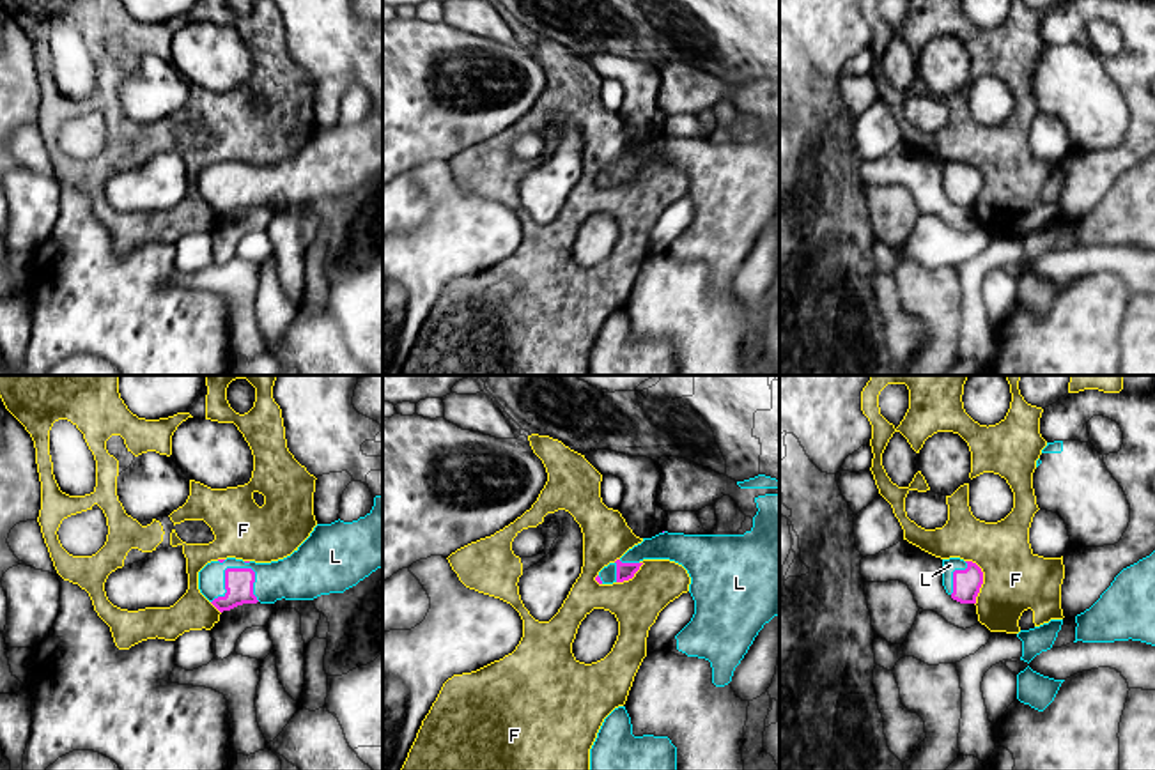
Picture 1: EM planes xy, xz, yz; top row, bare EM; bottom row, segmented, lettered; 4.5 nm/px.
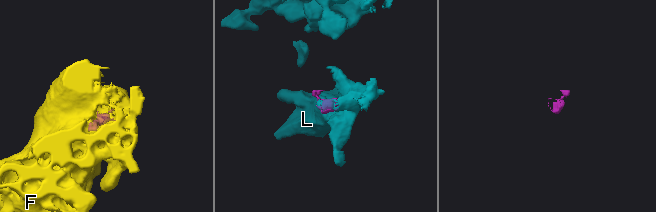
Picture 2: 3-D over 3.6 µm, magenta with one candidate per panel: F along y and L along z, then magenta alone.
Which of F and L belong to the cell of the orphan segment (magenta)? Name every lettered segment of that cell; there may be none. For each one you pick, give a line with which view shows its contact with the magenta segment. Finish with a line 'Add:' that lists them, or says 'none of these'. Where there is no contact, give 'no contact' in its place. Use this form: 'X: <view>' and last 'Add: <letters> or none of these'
L: xy
Add: L

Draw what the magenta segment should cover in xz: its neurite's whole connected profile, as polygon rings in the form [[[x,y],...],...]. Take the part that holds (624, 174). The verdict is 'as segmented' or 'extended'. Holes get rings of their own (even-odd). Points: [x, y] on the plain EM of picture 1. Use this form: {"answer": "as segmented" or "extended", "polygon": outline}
{"answer": "extended", "polygon": [[[678,60],[659,62],[661,85],[657,106],[664,115],[698,115],[714,110],[723,99],[730,99],[746,120],[753,122],[753,131],[744,138],[684,138],[663,135],[629,152],[620,163],[604,170],[595,184],[599,188],[624,186],[634,181],[643,163],[670,163],[682,168],[689,181],[689,196],[694,204],[691,225],[671,243],[666,251],[678,260],[698,260],[710,266],[712,287],[725,290],[732,285],[735,271],[740,267],[758,235],[774,219],[779,218],[779,83],[758,78],[755,81],[735,85],[709,71],[698,69]]]}

